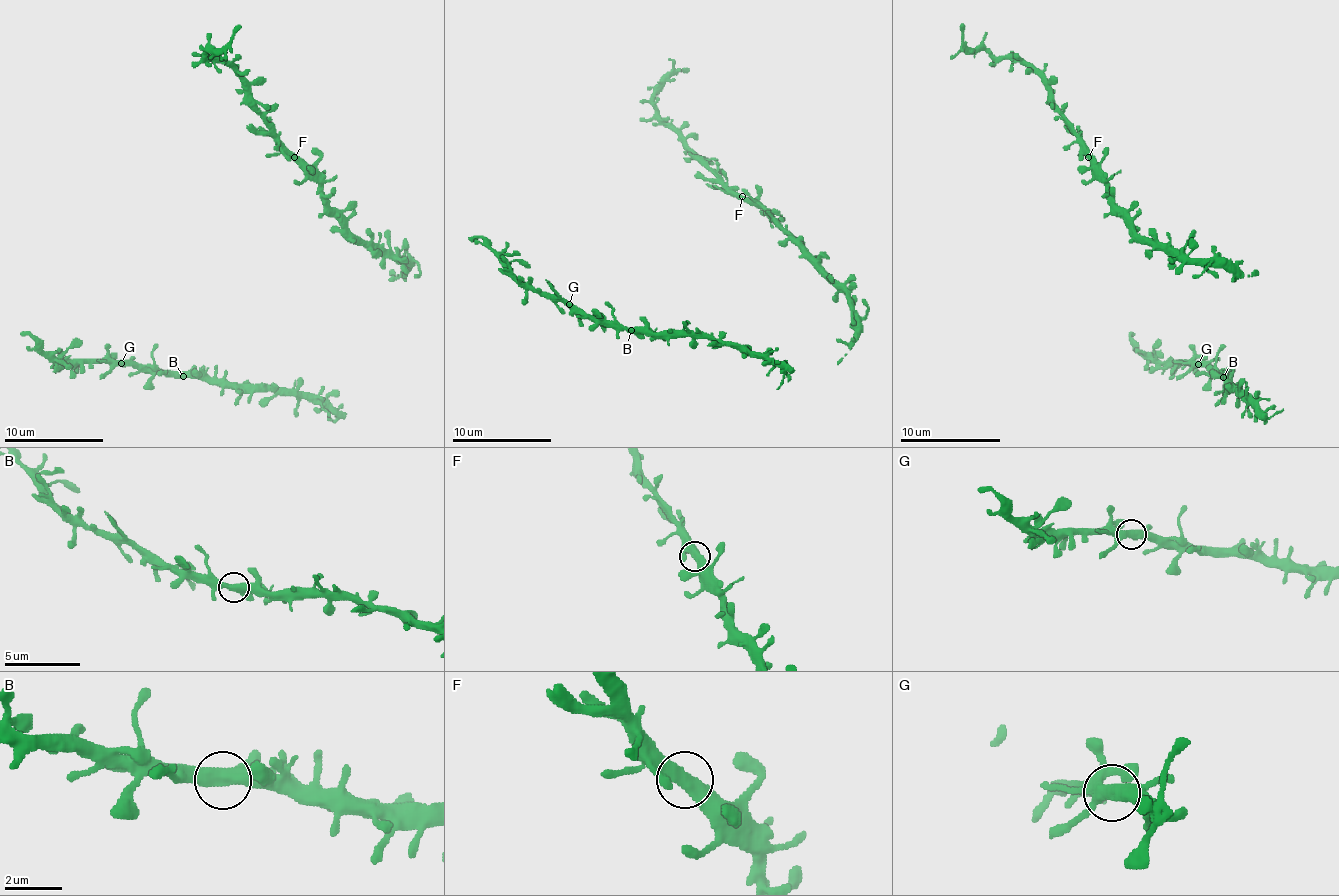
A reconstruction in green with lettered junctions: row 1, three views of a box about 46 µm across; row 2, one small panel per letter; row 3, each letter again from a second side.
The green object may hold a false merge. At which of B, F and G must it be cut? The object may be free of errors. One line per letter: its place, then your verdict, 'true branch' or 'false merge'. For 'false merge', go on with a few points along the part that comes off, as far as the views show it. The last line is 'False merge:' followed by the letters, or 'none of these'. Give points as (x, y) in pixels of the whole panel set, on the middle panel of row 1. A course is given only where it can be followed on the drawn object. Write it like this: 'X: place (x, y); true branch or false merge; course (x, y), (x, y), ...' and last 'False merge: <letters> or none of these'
B: place (631, 330); true branch
F: place (742, 196); true branch
G: place (569, 304); true branch
False merge: none of these

